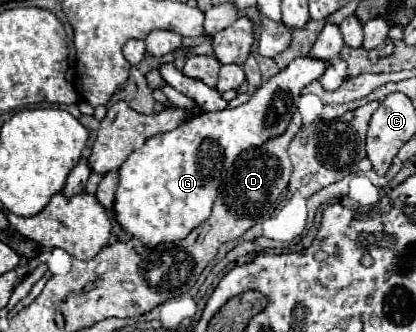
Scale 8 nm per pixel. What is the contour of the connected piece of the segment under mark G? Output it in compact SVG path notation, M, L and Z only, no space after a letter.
M293 59L283 71L265 81L247 103L217 113L199 113L177 129L147 139L119 169L113 207L123 231L147 247L185 239L211 215L223 173L231 169L245 149L259 147L285 133L297 111L301 89L319 79L323 71L325 63L319 59Z

